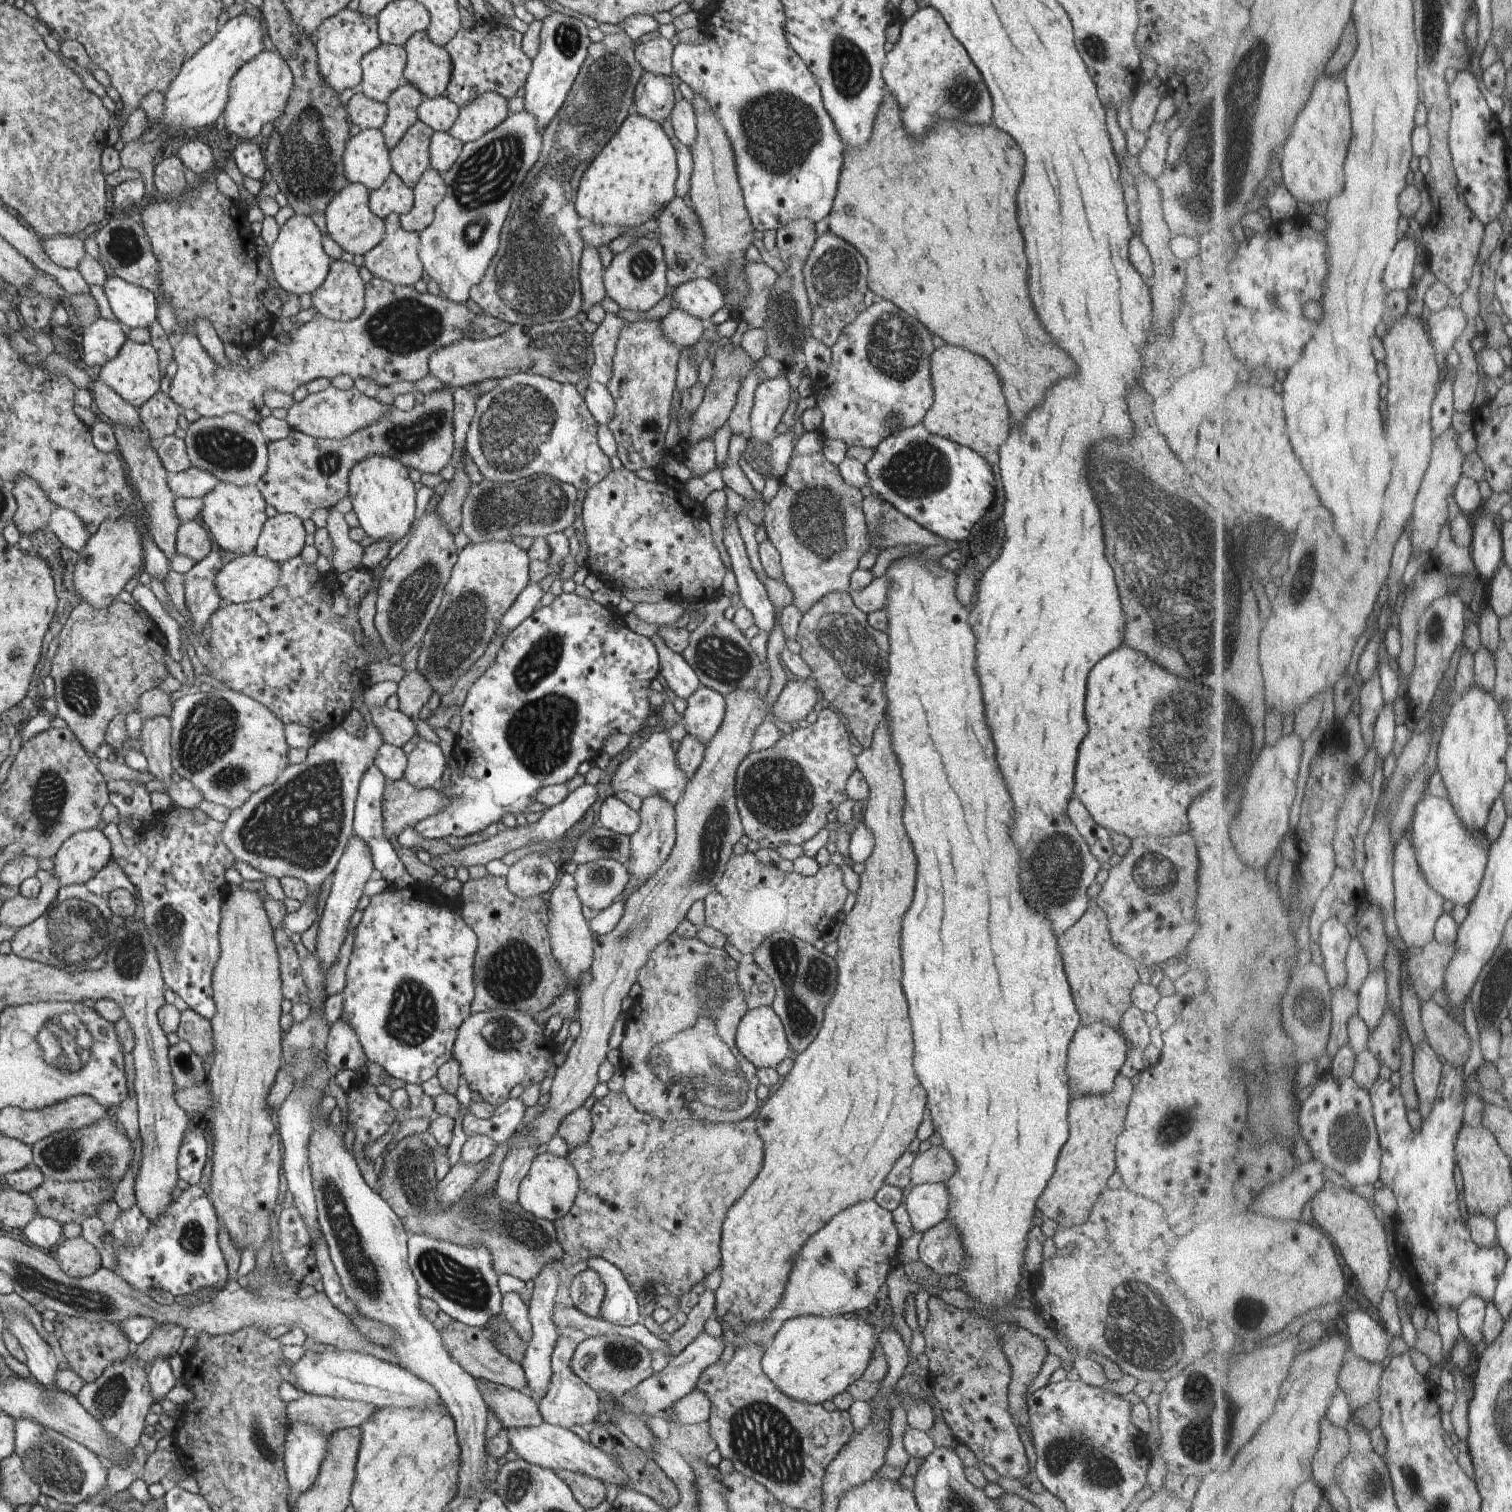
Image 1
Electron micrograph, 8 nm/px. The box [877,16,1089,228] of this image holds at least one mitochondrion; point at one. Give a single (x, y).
(963, 91)

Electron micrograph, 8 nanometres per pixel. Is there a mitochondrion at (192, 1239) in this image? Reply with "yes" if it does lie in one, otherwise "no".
yes

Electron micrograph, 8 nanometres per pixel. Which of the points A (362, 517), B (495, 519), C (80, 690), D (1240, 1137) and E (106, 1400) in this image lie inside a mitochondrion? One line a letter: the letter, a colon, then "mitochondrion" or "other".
A: other
B: mitochondrion
C: mitochondrion
D: other
E: mitochondrion

